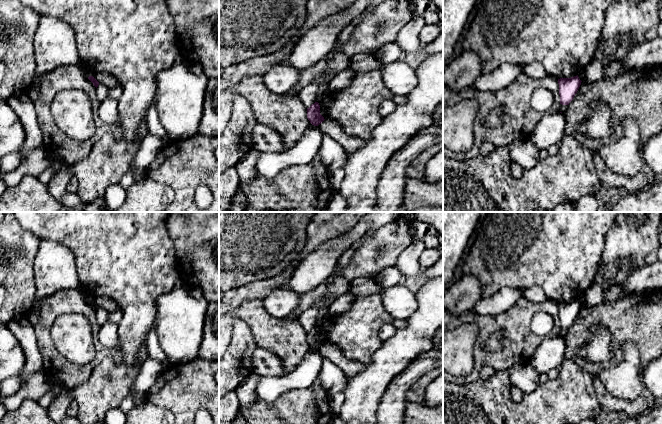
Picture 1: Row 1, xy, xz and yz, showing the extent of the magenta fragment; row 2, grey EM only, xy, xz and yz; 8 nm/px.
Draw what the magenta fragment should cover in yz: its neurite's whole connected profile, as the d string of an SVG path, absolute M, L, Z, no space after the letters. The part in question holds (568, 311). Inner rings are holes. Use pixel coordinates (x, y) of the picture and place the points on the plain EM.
M578 299L571 302L558 303L560 328L569 329L577 317L581 306Z

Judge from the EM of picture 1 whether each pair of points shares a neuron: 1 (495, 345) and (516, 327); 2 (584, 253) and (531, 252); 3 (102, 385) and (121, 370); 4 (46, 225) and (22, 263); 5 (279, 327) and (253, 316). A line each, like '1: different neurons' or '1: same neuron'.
1: different neurons
2: same neuron
3: same neuron
4: different neurons
5: same neuron

